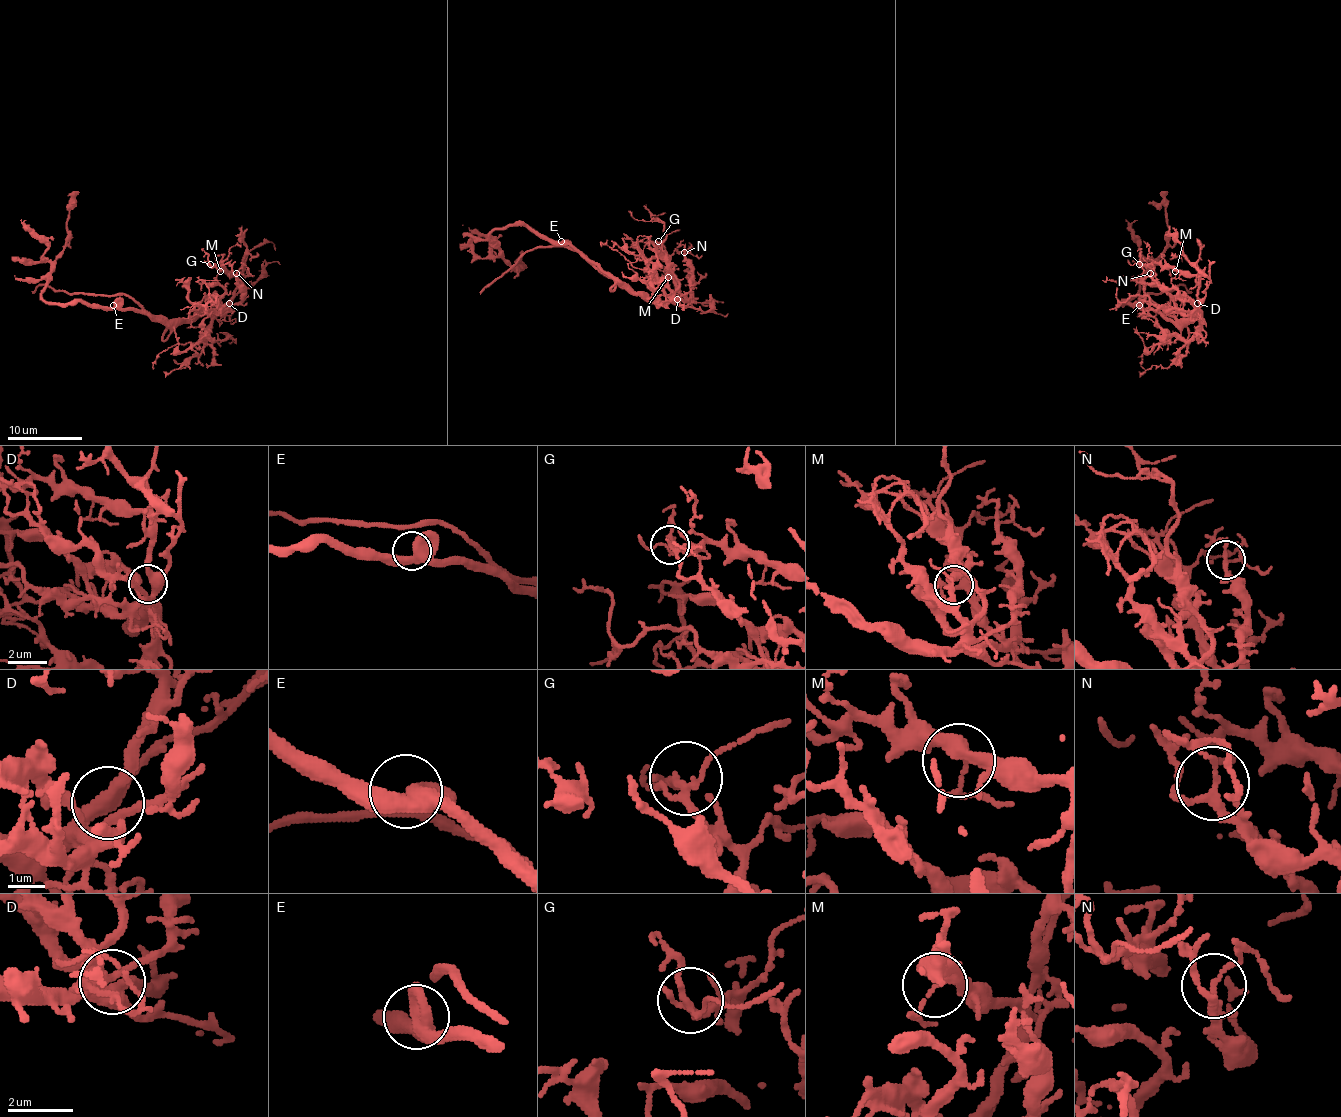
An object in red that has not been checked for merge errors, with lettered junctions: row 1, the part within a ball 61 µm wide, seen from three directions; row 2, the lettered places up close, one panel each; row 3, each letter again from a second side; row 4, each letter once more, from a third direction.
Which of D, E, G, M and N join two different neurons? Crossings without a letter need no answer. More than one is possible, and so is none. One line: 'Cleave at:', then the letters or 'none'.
Cleave at: none

